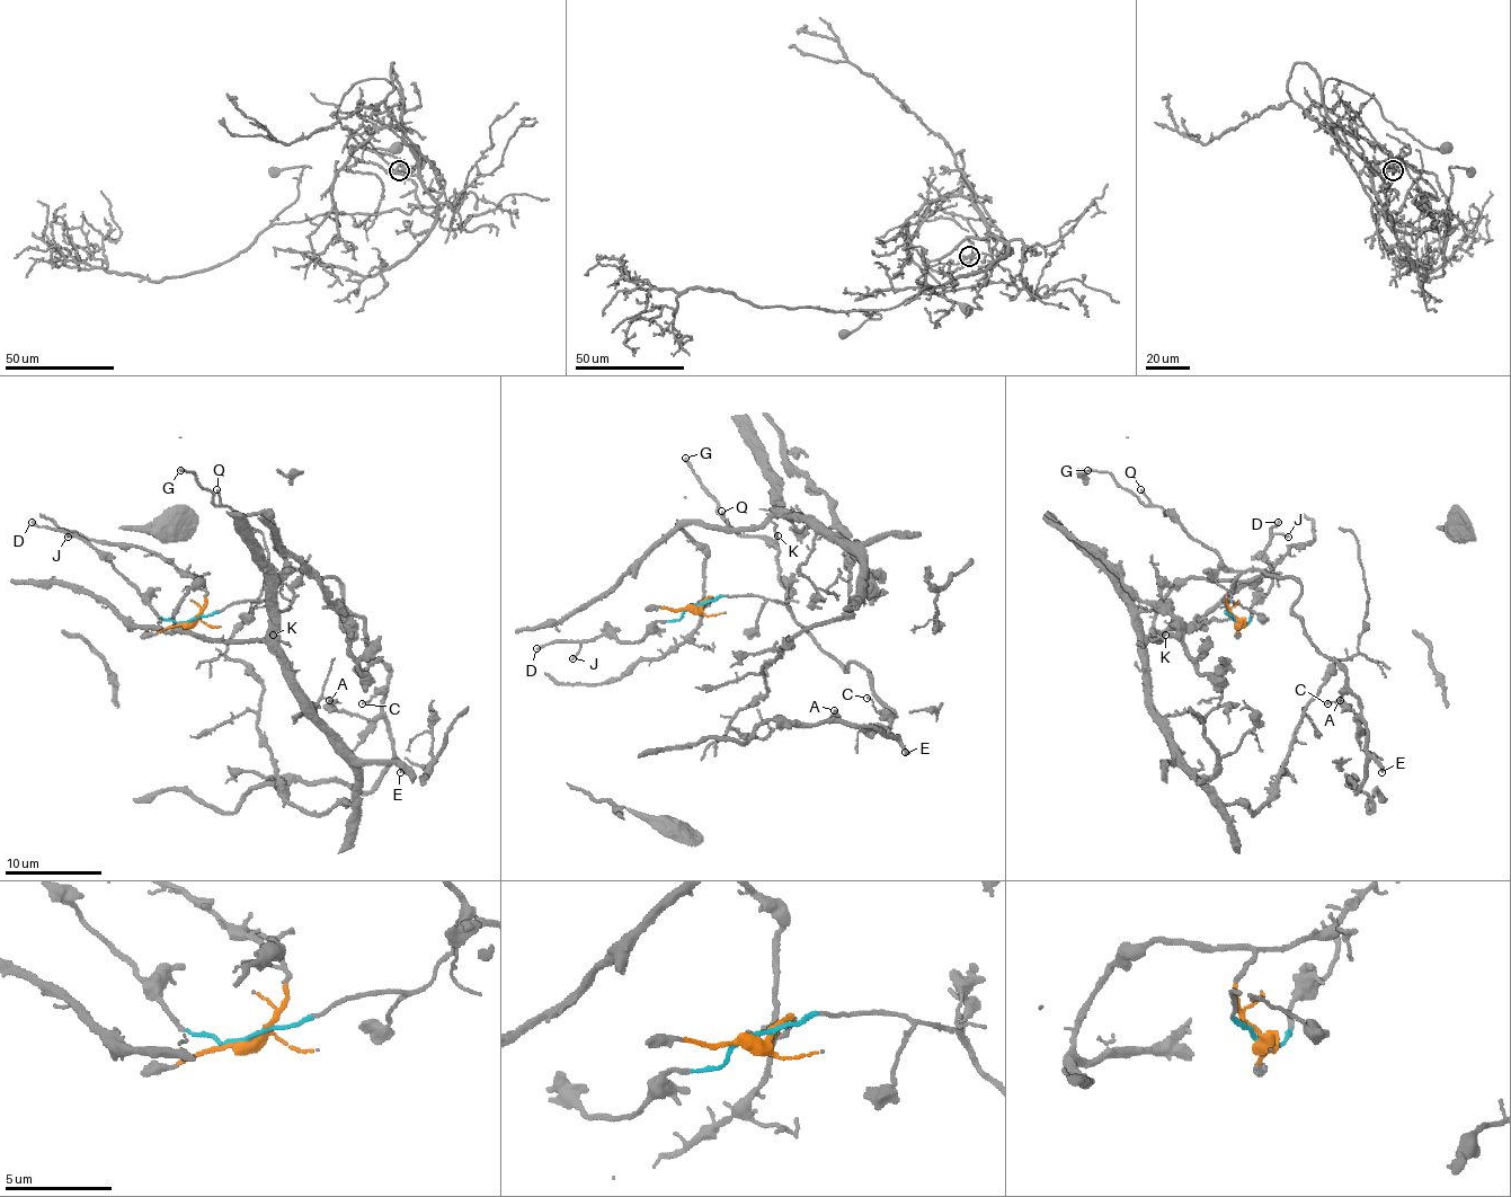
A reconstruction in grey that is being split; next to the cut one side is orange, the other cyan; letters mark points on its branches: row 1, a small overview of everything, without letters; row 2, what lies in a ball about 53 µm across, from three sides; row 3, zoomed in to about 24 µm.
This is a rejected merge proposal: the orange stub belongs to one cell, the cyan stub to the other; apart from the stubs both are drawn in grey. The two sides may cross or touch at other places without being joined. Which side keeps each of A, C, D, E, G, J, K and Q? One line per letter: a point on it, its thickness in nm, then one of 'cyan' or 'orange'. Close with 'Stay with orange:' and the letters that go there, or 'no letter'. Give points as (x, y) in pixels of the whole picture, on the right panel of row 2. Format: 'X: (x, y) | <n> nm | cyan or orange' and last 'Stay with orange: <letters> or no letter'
A: (1340, 700) | 280 nm | cyan
C: (1327, 703) | 120 nm | cyan
D: (1278, 522) | 170 nm | cyan
E: (1381, 772) | 280 nm | cyan
G: (1087, 470) | 220 nm | cyan
J: (1288, 537) | 140 nm | cyan
K: (1165, 635) | 180 nm | orange
Q: (1140, 489) | 110 nm | cyan
Stay with orange: K

